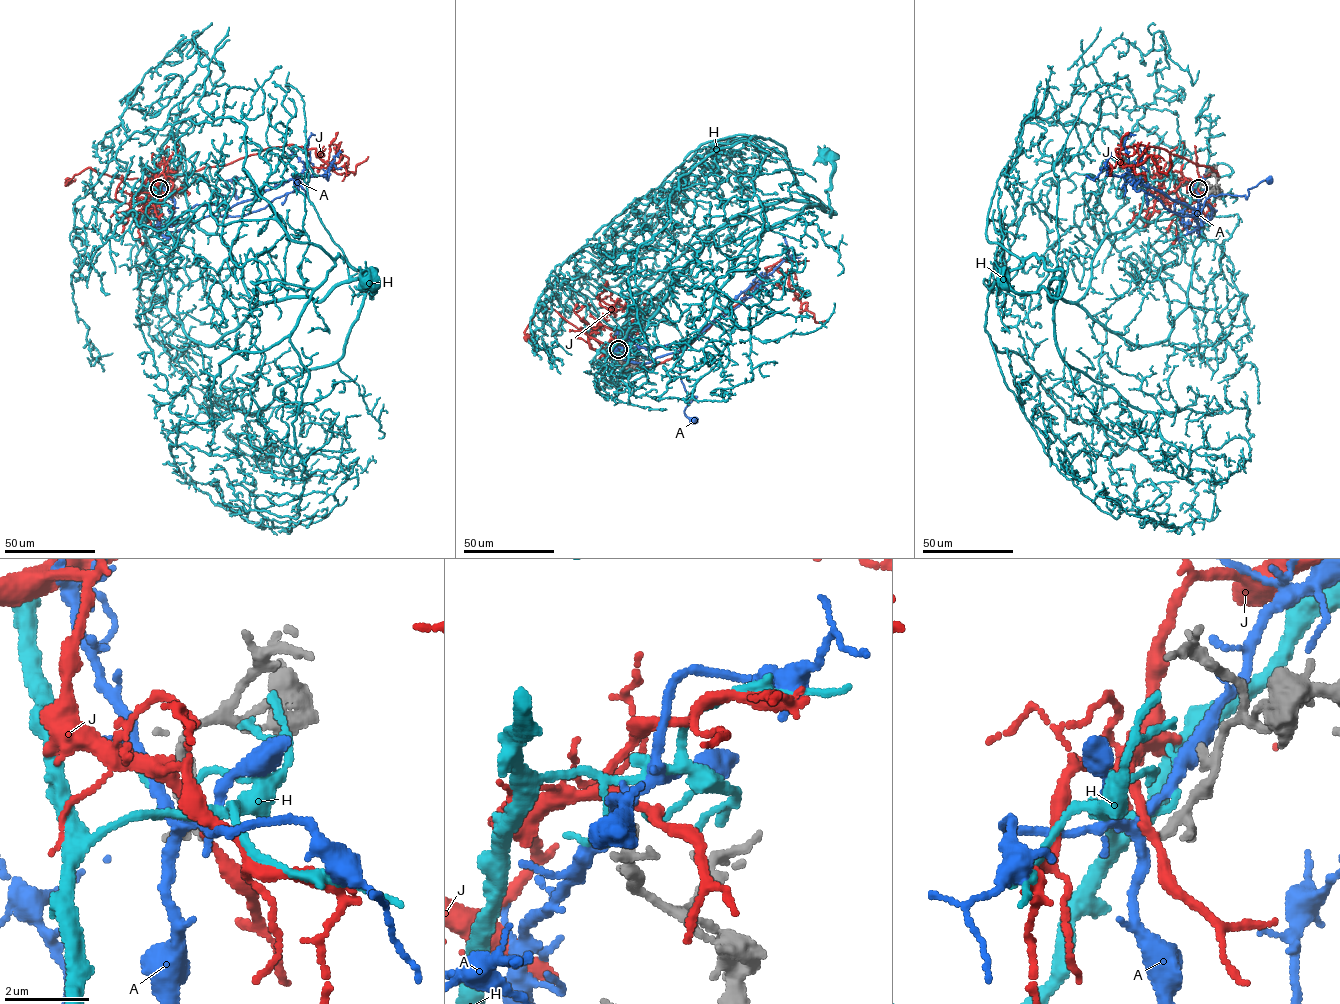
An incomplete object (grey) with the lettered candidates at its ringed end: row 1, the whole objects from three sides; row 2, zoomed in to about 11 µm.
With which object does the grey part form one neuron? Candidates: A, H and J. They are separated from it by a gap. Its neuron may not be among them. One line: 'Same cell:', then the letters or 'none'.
Same cell: none

